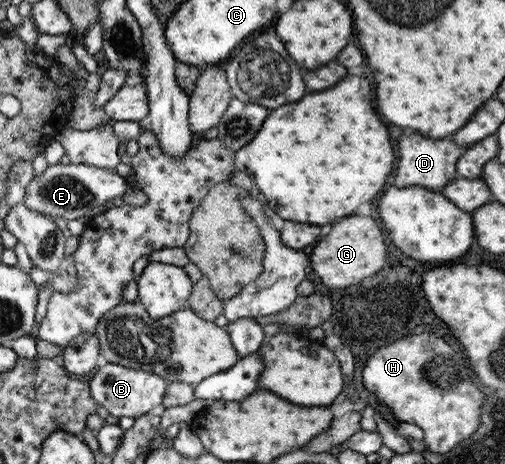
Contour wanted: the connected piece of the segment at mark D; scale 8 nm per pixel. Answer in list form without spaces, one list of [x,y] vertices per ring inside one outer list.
[[[418,134],[412,136],[402,136],[398,140],[398,164],[396,164],[396,176],[394,176],[394,186],[396,188],[406,188],[406,186],[420,186],[432,192],[440,192],[450,180],[458,177],[455,170],[455,163],[460,158],[462,147],[454,143],[450,138],[440,138],[440,140],[428,140]]]

